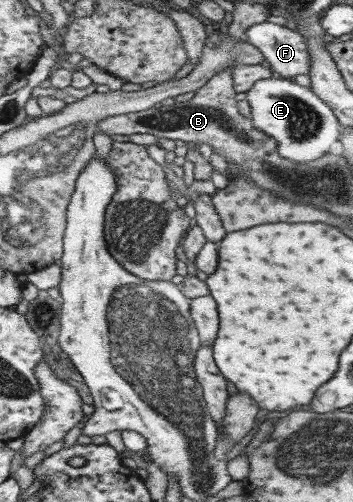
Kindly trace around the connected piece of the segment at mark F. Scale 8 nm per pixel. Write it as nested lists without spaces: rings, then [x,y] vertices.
[[[264,21],[250,26],[246,35],[248,35],[249,42],[261,52],[264,64],[269,67],[275,76],[291,79],[293,76],[298,76],[298,74],[308,75],[310,57],[308,57],[308,51],[306,51],[306,41],[291,26]]]

